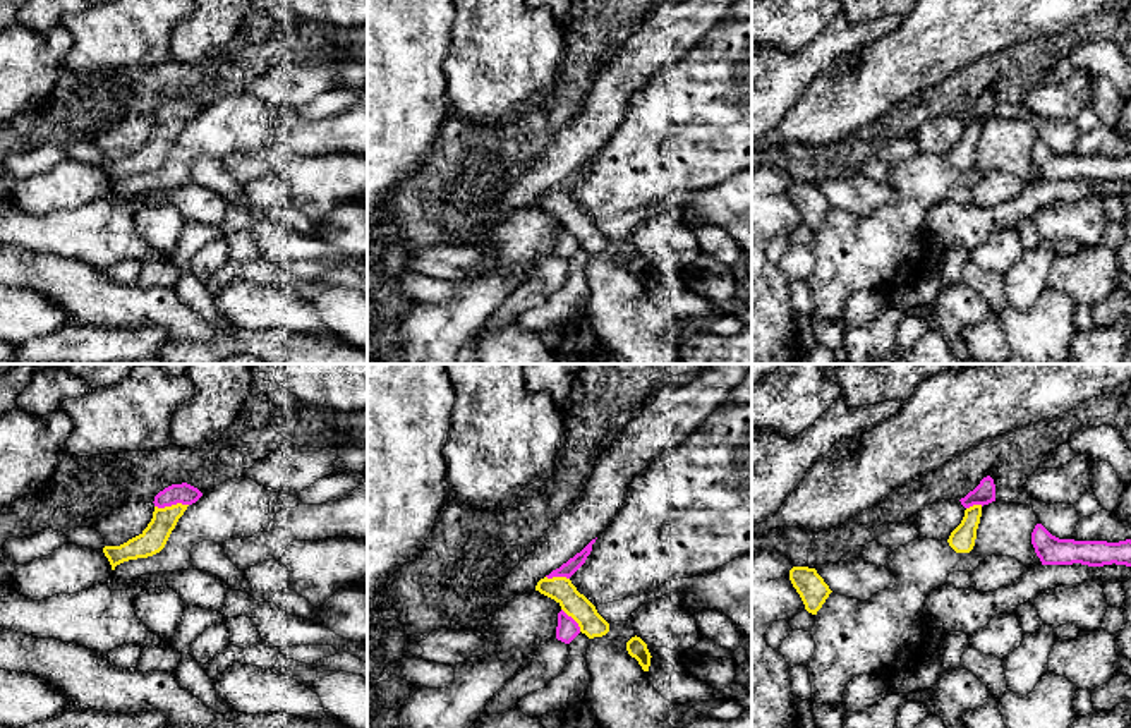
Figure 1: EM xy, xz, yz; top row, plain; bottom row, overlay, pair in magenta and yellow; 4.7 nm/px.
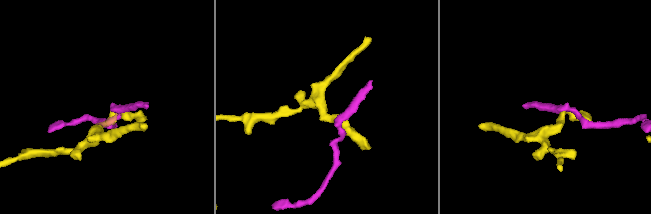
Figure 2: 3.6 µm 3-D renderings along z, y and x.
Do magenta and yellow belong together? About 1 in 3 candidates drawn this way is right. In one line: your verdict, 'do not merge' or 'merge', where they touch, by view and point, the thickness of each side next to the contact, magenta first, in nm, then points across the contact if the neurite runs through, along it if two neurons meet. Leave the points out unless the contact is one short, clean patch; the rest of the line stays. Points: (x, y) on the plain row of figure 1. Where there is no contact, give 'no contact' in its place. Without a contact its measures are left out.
merge; meets magenta in xy at (170, 121); 100 nm thick on the magenta side, 120 nm on the other; runs through xy (184, 109), (170, 121), (155, 151)

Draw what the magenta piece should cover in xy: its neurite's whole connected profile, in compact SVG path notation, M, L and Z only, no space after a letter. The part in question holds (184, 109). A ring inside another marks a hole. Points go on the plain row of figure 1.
M187 98L172 100L160 106L154 112L154 127L148 143L120 161L103 163L112 185L124 177L148 173L160 168L187 122L196 118L201 112L203 108Z

